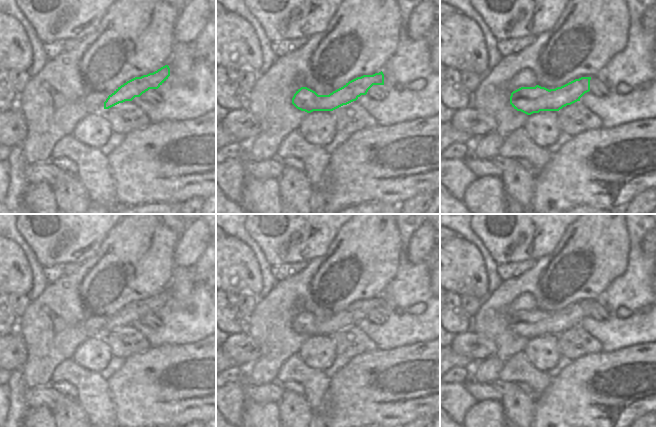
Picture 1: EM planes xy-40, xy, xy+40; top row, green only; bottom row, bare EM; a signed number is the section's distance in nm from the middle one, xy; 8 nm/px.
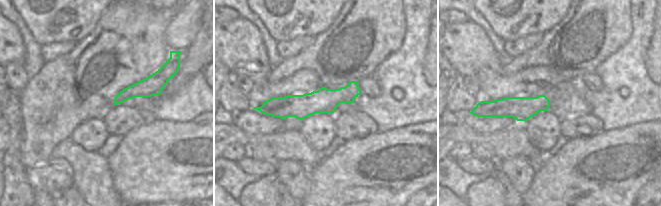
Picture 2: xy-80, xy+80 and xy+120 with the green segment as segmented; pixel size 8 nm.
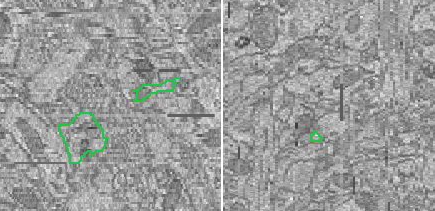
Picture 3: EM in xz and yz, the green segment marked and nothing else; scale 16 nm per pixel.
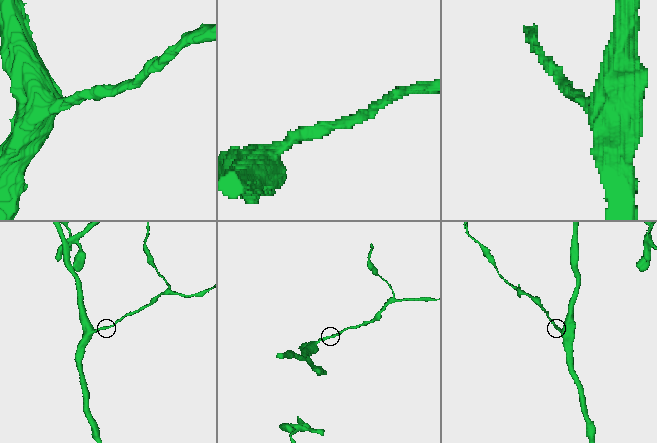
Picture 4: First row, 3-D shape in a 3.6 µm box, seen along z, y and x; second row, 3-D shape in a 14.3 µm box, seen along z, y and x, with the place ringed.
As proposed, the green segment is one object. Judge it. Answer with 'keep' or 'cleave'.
keep

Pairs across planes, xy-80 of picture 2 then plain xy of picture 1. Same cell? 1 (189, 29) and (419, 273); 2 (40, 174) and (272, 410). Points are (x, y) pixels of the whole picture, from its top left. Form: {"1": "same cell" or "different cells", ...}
{"1": "different cells", "2": "different cells"}

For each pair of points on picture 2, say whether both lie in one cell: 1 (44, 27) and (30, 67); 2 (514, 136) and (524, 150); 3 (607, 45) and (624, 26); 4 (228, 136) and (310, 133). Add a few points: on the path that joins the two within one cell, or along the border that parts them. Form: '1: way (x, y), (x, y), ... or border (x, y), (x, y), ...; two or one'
1: border (25, 23), (32, 37), (41, 45); two
2: way (514, 139), (521, 147); one
3: way (610, 40), (619, 31); one
4: border (297, 129), (301, 136), (316, 150); two

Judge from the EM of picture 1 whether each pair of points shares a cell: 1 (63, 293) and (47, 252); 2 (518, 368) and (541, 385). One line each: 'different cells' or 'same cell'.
1: different cells
2: same cell

